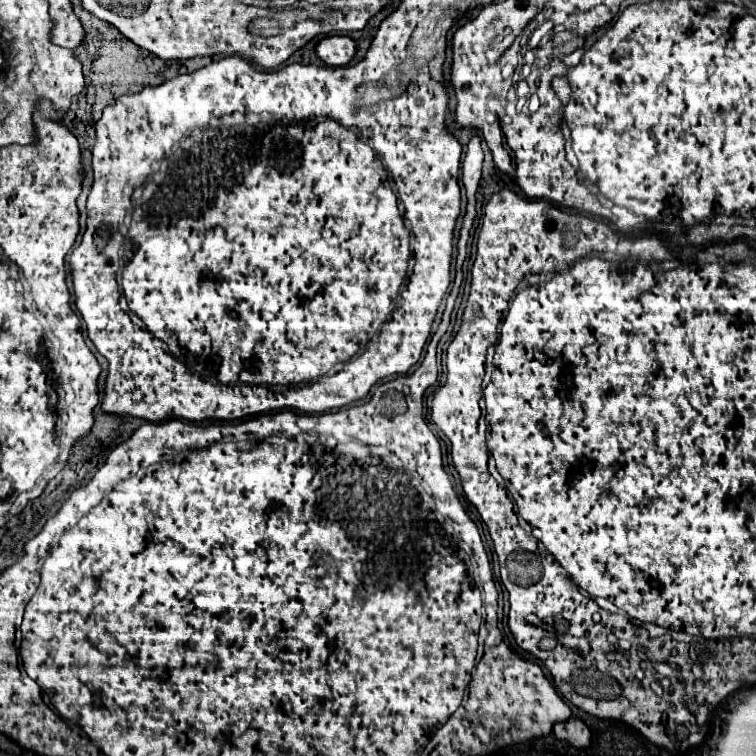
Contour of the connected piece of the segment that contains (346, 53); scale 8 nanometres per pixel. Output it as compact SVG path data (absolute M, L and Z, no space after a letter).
M330 35L330 37L320 39L316 43L314 51L326 65L340 67L340 65L350 63L350 59L354 57L354 51L356 51L356 43L346 35Z

